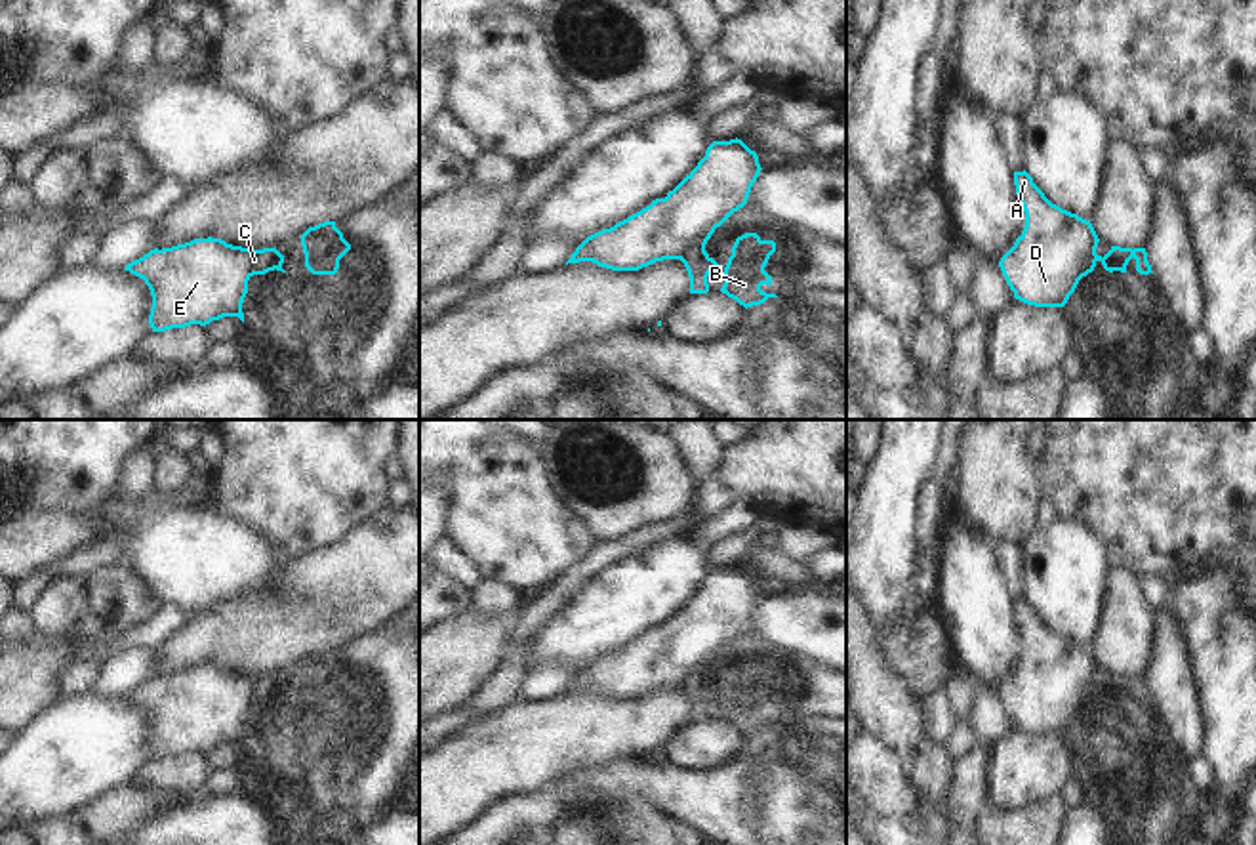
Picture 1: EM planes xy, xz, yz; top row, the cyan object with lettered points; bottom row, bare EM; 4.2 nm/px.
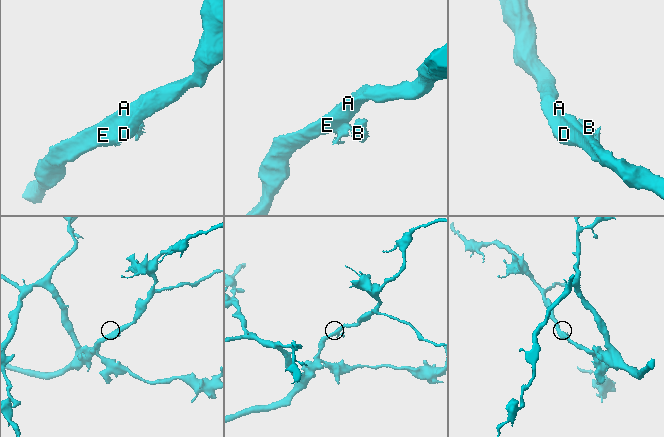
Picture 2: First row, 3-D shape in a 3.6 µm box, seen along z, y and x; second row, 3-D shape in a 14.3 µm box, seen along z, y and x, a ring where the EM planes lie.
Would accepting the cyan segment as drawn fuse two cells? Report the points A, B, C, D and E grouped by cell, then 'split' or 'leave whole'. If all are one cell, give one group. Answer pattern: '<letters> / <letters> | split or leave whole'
A C D E / B | split

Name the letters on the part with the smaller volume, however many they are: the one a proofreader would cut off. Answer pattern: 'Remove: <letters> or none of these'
Remove: B.

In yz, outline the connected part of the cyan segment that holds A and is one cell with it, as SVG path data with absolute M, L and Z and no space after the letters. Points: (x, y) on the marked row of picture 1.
M1014 172L1025 227L999 267L1014 298L1035 307L1064 307L1079 280L1094 271L1098 235L1090 221L1052 204L1023 172Z

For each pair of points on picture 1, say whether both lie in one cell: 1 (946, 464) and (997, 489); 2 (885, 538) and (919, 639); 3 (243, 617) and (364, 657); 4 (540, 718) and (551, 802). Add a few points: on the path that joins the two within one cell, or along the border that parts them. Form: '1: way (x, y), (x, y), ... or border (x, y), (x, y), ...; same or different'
1: border (959, 439), (955, 464); different
2: border (900, 609), (877, 628); different
3: border (376, 628), (338, 647), (309, 653), (294, 664); different
4: border (589, 769), (578, 769), (542, 790), (506, 800); different

